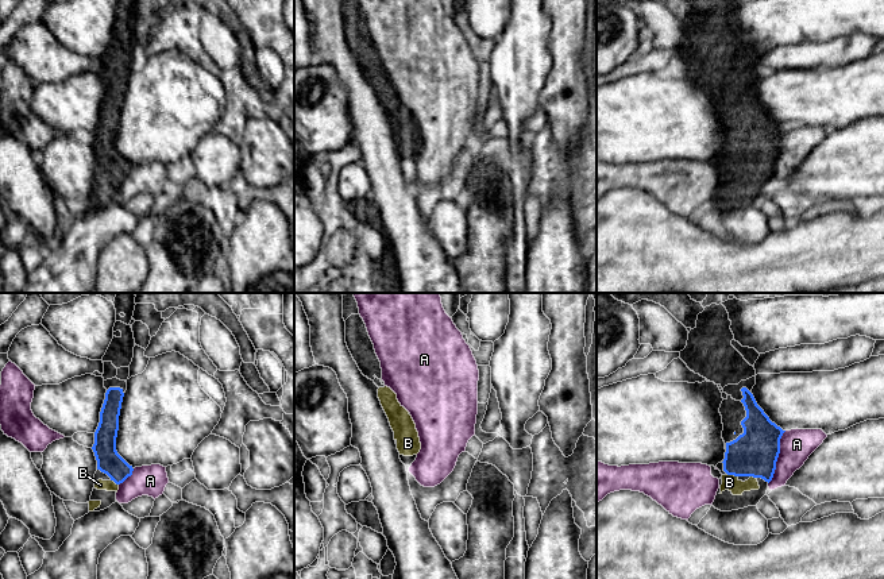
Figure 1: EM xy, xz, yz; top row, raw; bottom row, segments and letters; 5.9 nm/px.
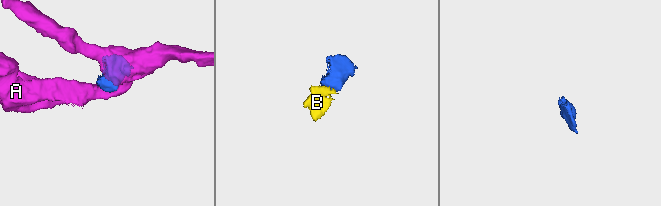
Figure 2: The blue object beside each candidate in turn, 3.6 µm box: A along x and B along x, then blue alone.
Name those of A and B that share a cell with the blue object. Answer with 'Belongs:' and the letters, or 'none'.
Belongs: B

